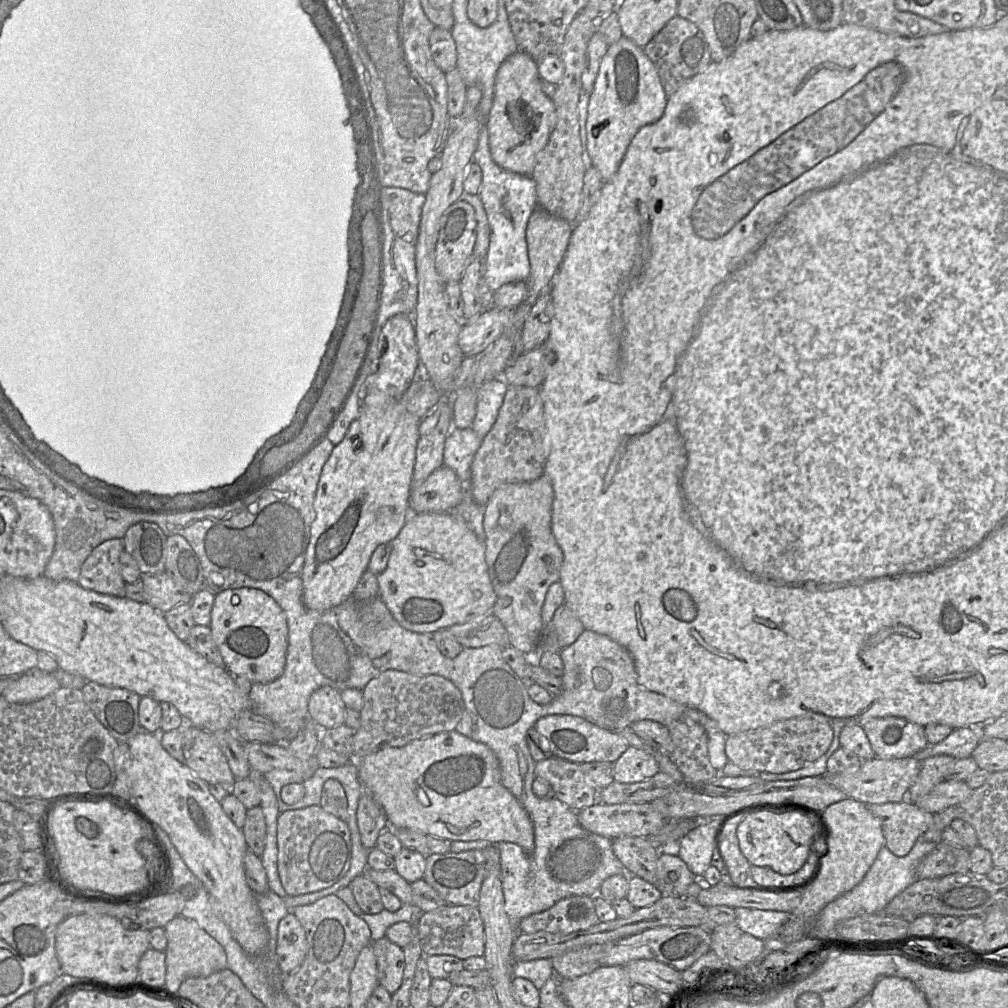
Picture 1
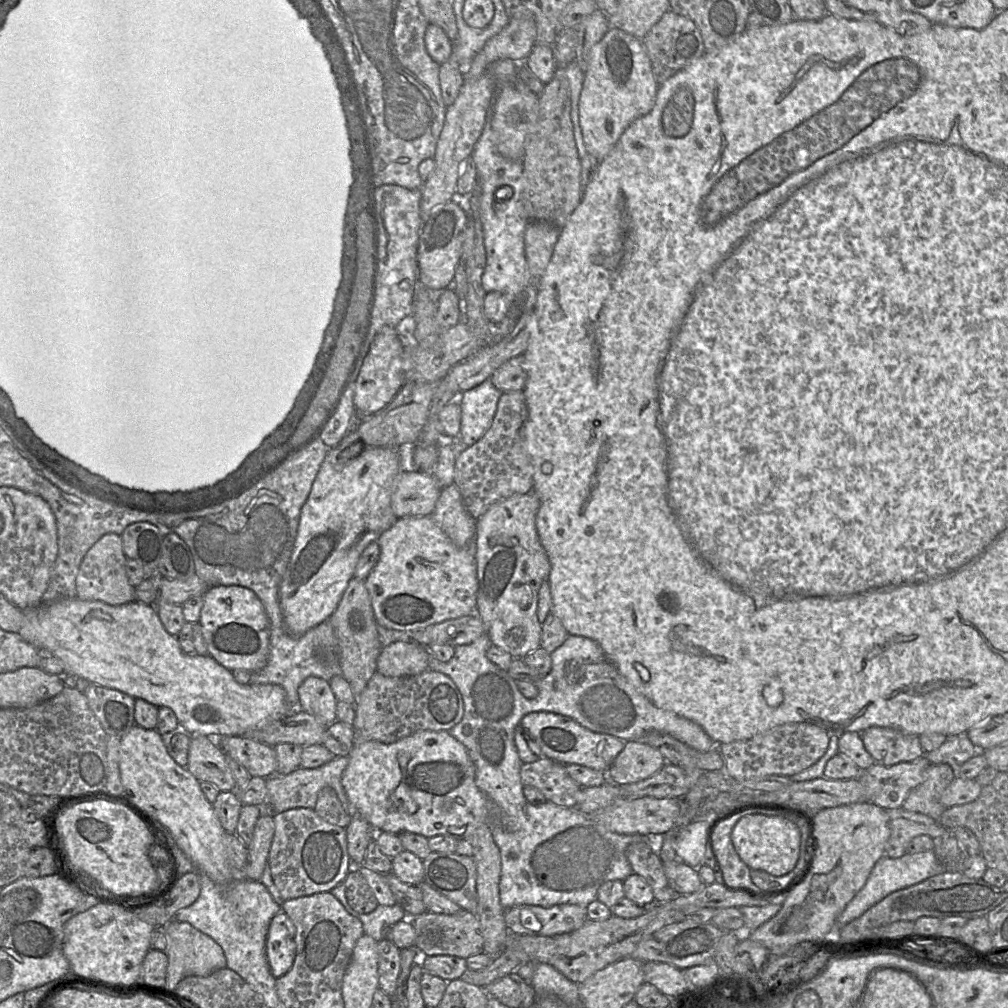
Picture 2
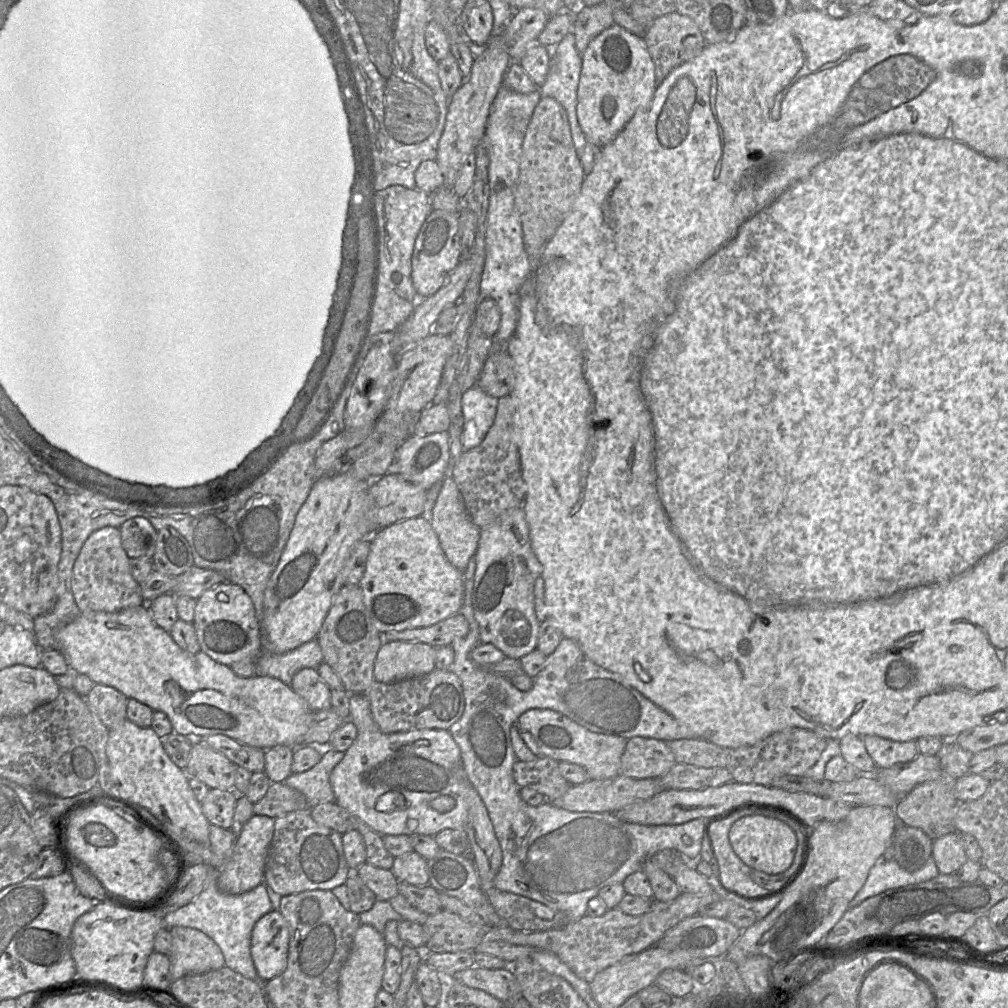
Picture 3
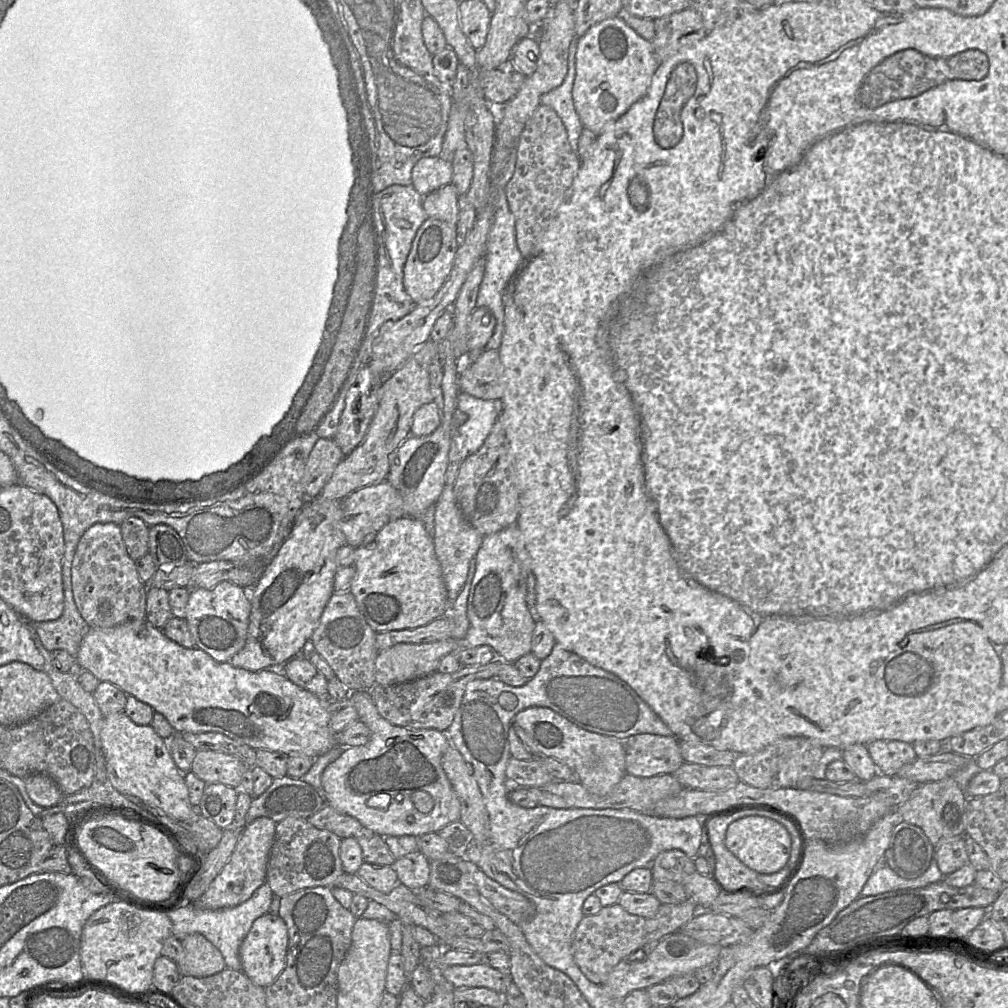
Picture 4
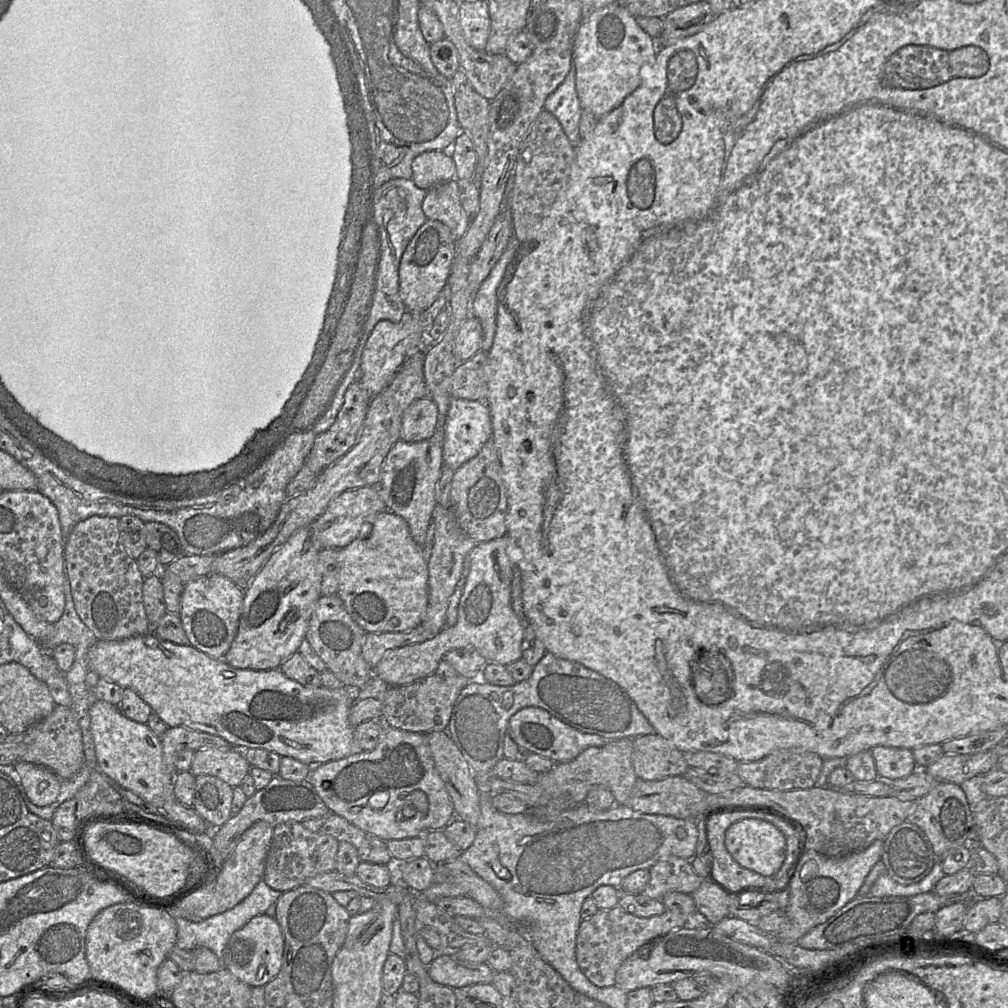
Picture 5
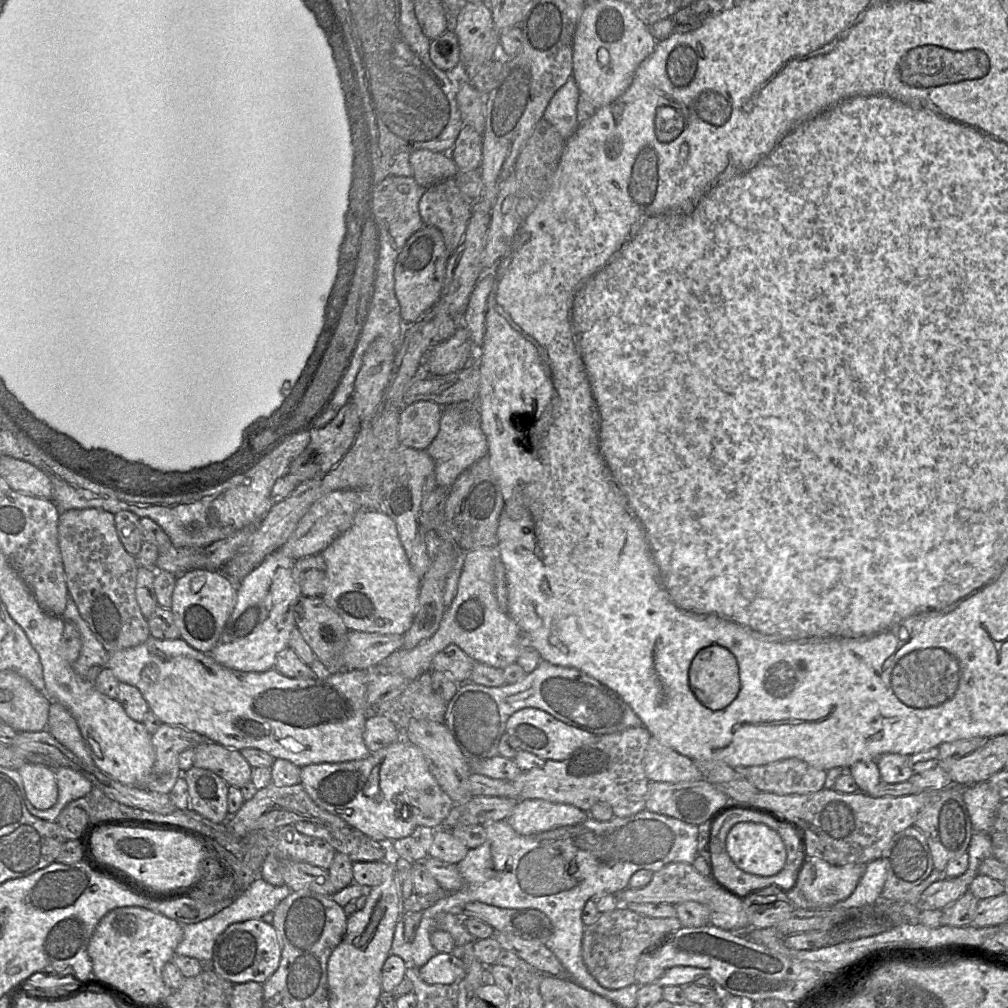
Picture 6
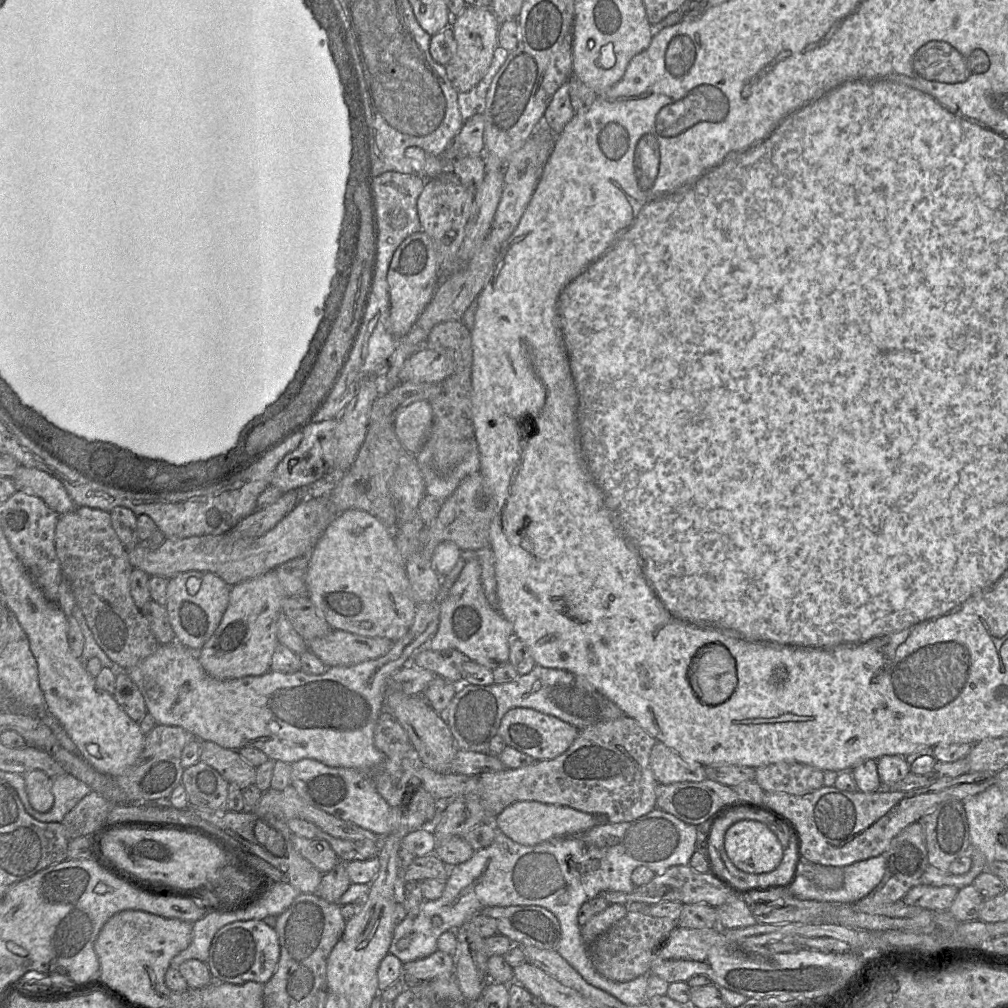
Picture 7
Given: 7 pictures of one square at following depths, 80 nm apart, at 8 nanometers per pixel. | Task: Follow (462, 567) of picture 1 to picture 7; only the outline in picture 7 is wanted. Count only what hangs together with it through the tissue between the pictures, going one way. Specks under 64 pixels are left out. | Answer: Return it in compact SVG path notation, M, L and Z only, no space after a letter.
M348 509L329 524L311 551L306 584L307 596L323 612L327 622L335 630L366 637L385 637L396 642L408 632L414 622L417 603L394 532L366 511Z

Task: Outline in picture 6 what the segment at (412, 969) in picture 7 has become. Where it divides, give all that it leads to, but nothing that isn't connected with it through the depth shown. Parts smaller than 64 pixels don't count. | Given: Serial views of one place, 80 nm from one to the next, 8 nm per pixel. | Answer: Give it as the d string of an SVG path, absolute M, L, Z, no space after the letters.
M458 950L454 953L438 952L418 969L418 973L427 984L455 986L464 976L465 966Z

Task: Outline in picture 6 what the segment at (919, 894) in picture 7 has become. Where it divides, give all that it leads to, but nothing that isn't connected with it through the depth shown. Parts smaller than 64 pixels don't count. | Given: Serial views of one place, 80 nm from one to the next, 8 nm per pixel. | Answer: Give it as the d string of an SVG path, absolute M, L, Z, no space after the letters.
M945 877L936 880L921 894L918 902L920 909L942 909L967 892L969 890L969 885L970 884L966 884L959 877Z

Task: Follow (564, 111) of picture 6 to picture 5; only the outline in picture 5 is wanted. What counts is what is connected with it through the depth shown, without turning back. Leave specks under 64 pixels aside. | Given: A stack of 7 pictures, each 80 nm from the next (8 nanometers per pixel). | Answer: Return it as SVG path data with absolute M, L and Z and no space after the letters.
M573 61L565 80L545 100L544 109L558 119L570 143L577 145L580 142L582 108L576 92L576 70Z

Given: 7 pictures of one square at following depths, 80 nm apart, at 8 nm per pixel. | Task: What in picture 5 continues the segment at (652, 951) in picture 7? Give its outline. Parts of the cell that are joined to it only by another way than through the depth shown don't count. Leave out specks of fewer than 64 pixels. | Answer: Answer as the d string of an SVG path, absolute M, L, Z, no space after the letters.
M616 905L615 907L606 909L606 910L598 909L598 911L593 916L587 919L583 919L582 922L580 923L580 927L579 927L577 939L576 939L576 960L577 960L578 966L580 970L583 972L583 974L596 986L598 987L614 986L616 983L615 979L616 979L616 972L618 968L626 959L628 959L629 957L632 957L634 951L638 951L643 946L653 946L648 944L650 944L651 942L654 942L659 937L665 936L666 934L670 933L675 929L679 929L686 926L687 923L688 923L688 918L685 915L679 912L672 912L669 910L666 910L663 914L657 915L657 916L638 917L636 915L626 912L619 905Z

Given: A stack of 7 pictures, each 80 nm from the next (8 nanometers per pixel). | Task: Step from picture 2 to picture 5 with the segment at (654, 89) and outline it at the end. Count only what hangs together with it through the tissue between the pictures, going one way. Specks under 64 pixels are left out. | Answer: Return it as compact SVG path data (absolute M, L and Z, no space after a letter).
M614 2L580 24L573 45L576 92L583 110L601 119L619 107L640 83L641 67L653 60L657 41L644 32L626 8Z

